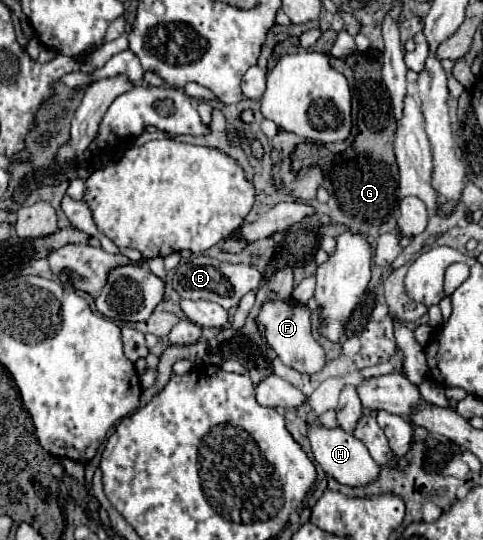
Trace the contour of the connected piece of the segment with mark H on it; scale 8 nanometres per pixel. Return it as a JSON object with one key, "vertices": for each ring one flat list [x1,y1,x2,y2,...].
{"vertices":[[318,425,318,427,310,427,308,439,314,451,314,459,320,463,324,473,334,477,338,483,348,485,348,487,364,487,378,479,380,465,370,457,366,445,360,439,356,439,352,433,346,433,340,427,328,429,328,427]]}

